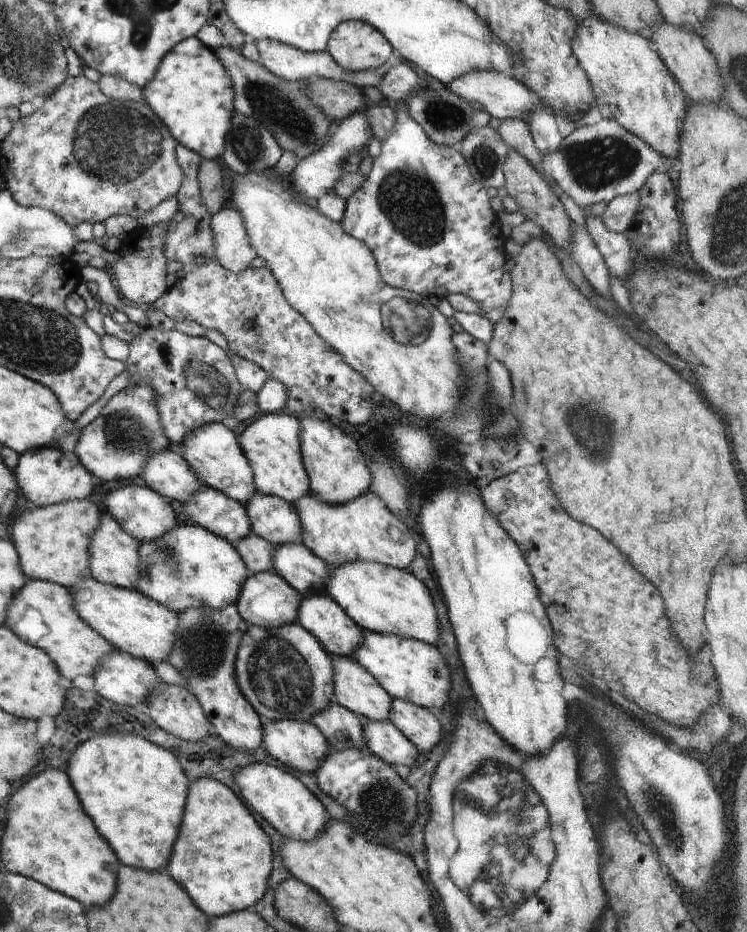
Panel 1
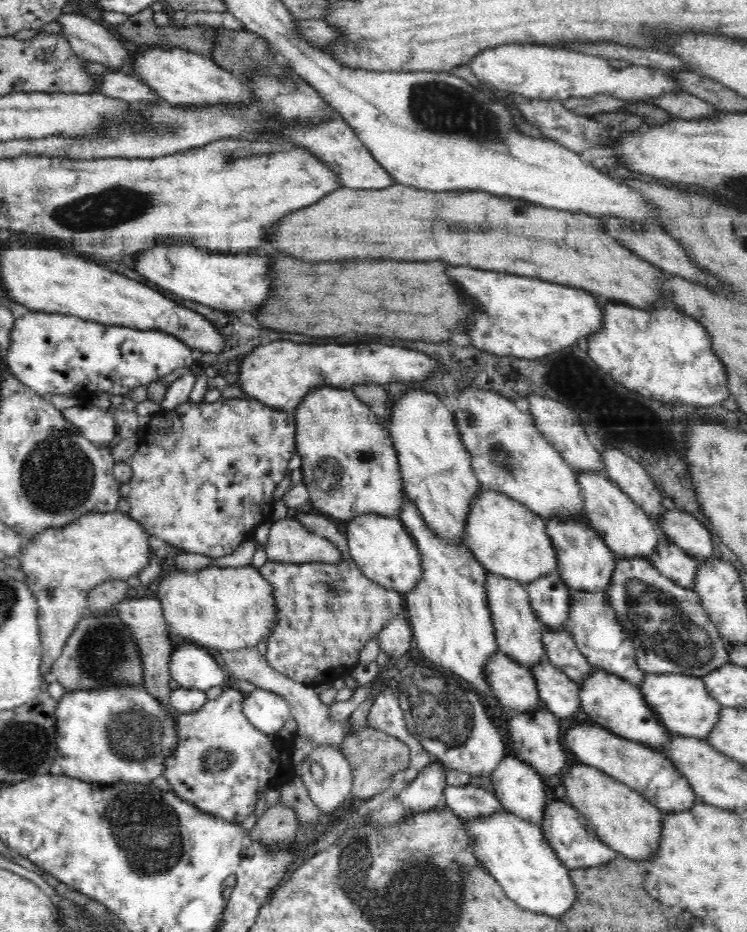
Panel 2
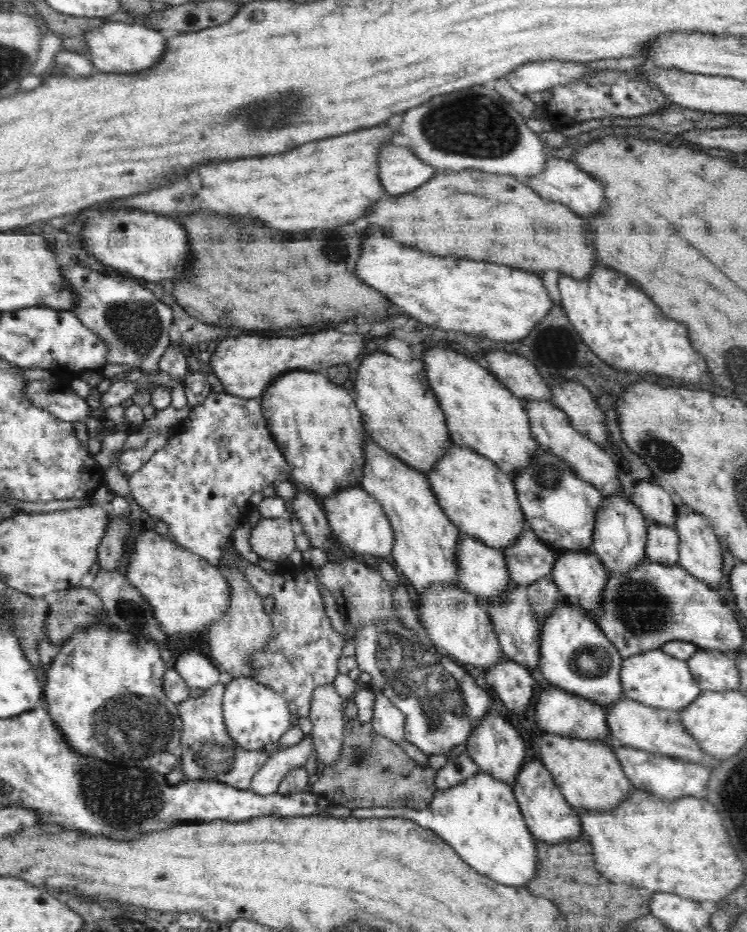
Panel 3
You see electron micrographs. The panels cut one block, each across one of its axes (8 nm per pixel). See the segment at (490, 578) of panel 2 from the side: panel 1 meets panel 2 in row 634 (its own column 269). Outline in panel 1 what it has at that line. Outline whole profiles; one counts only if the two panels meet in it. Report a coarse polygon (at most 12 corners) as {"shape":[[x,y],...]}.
{"shape":[[256,492],[244,506],[252,533],[302,543],[293,503]]}

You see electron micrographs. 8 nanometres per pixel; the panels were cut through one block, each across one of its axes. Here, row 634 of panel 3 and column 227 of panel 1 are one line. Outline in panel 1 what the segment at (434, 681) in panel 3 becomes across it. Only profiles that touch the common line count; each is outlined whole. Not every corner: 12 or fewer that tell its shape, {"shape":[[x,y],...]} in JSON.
{"shape":[[151,326],[128,344],[129,385],[155,390],[162,430],[223,423],[246,388],[206,337]]}

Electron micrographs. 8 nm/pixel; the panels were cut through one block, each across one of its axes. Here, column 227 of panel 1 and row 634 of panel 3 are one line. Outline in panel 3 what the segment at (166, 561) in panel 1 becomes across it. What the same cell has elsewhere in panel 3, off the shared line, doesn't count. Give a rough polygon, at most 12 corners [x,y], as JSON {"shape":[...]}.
{"shape":[[561,600],[541,626],[552,685],[609,709],[623,695],[618,649]]}

